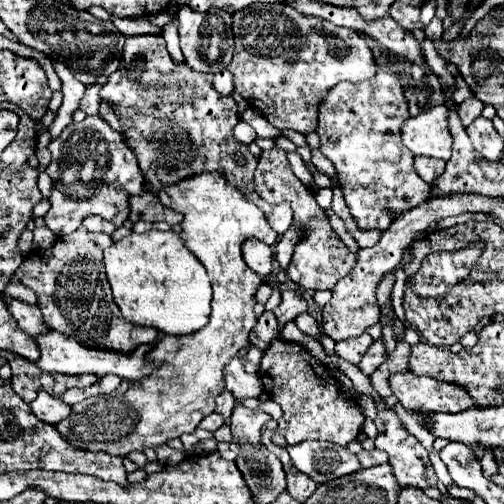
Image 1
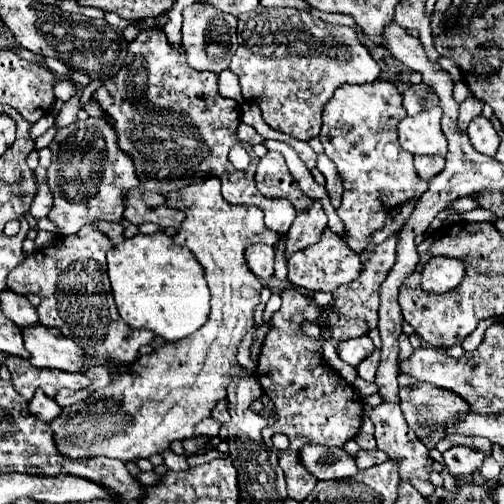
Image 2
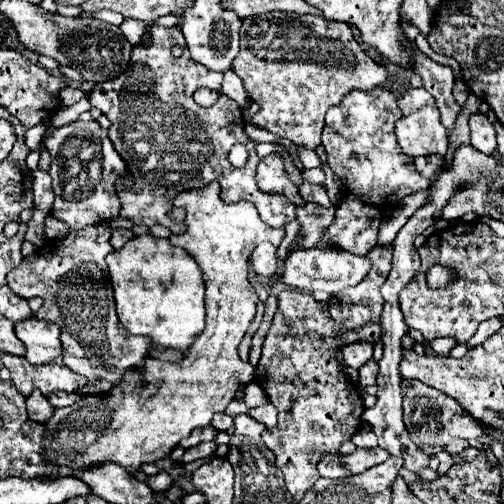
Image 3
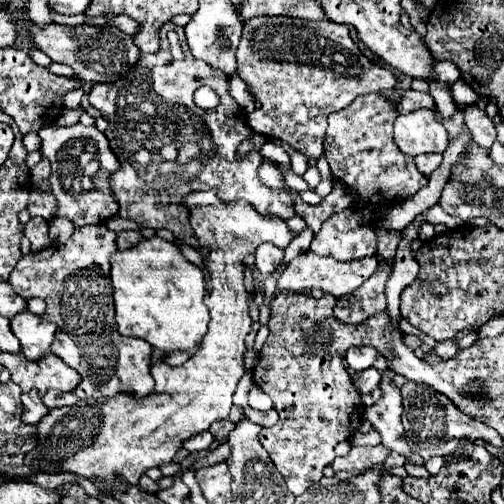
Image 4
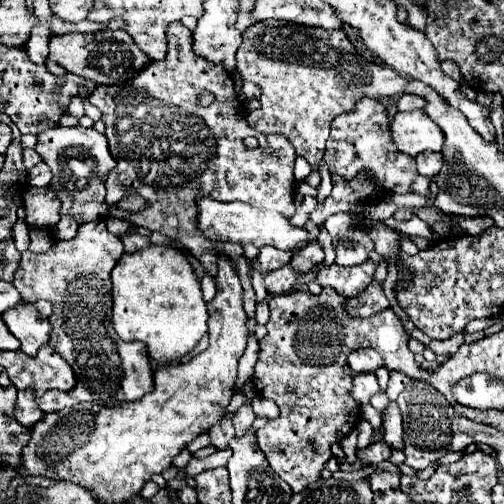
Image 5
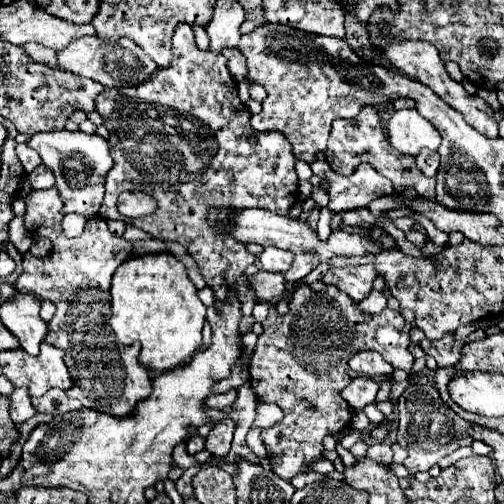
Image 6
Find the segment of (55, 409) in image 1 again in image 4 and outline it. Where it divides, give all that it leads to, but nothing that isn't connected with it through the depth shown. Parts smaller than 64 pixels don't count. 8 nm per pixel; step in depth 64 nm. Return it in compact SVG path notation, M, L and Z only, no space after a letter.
M30 390L28 394L22 394L22 420L24 424L38 424L46 414L48 414L48 408L42 404L40 396L36 390Z

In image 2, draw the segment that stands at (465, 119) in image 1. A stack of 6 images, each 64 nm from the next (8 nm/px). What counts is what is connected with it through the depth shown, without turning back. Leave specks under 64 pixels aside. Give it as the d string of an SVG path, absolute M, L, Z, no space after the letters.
M468 94L468 98L460 104L458 128L464 132L466 126L468 126L468 122L470 122L474 116L478 116L478 114L482 114L482 102L478 102L478 99L475 96Z

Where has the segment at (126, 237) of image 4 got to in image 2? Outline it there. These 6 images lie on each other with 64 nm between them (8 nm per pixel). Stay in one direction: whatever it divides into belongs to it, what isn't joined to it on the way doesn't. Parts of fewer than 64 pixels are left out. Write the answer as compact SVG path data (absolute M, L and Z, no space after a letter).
M96 222L96 226L100 226L100 230L110 236L110 240L112 240L114 246L120 244L120 242L124 242L124 228L120 224L116 224L116 222L114 224L112 222Z

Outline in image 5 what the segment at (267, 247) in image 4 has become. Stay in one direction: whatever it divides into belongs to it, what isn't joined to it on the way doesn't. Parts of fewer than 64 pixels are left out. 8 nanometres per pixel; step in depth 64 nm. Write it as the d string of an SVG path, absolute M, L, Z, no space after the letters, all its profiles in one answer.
M262 246L258 254L258 266L262 272L272 272L286 266L292 260L292 252L278 250L274 246Z

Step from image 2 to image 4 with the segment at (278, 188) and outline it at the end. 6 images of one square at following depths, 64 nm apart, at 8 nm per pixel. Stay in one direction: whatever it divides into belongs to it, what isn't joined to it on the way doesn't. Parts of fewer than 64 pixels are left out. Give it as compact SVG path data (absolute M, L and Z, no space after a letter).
M264 162L262 166L260 166L260 178L262 178L262 182L266 184L266 186L270 186L270 188L286 188L286 184L284 184L284 180L282 180L282 174L280 174L280 170L278 170L278 166L274 164L274 162Z

